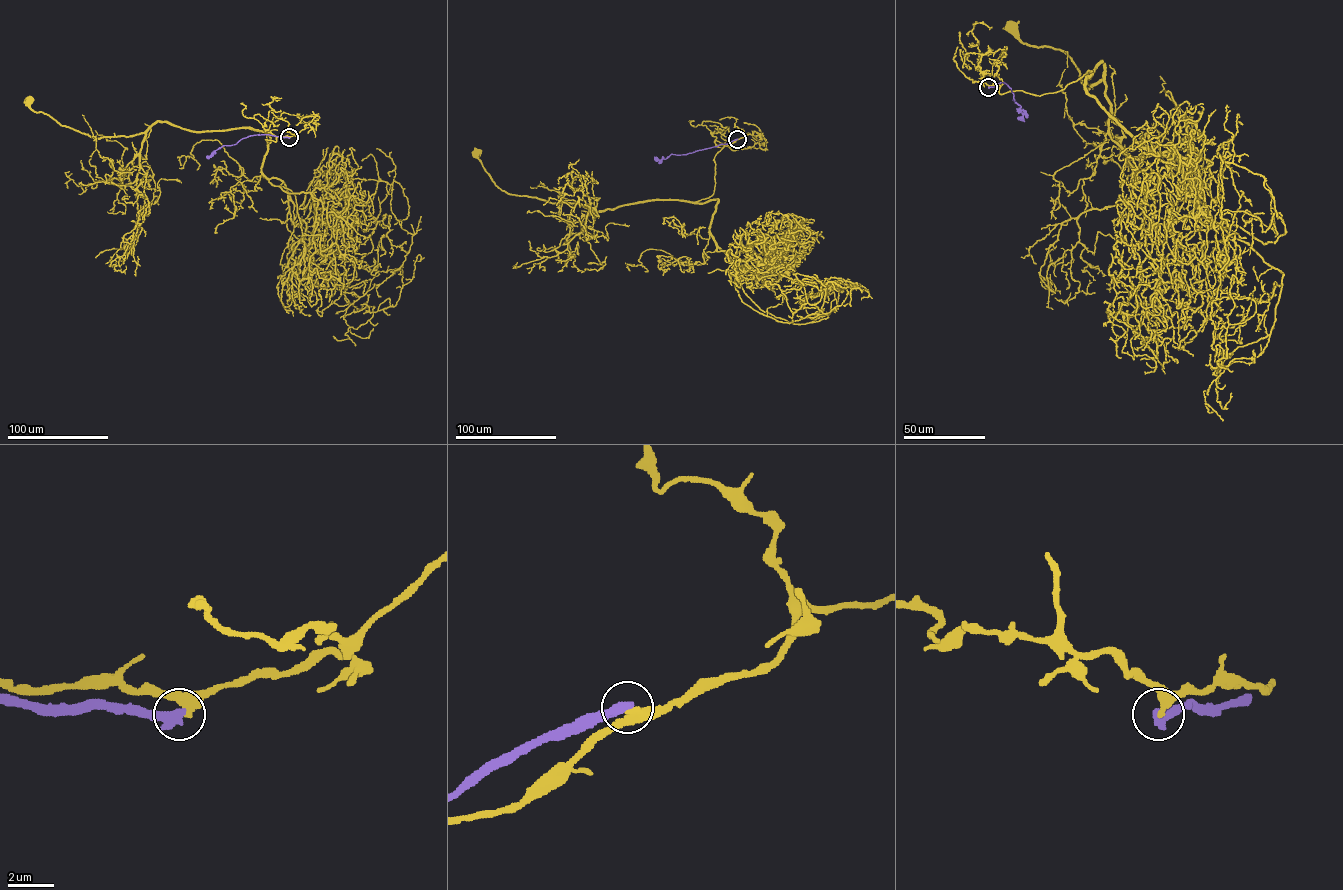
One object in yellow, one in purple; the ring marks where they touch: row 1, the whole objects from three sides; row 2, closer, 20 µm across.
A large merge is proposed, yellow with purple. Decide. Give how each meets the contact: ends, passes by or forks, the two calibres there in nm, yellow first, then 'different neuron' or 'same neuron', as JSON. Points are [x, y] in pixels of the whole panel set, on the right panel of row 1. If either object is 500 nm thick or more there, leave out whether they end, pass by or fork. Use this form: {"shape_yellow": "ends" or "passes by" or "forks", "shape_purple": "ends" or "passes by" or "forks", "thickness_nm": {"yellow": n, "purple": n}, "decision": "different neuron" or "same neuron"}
{"shape_yellow": "passes by", "shape_purple": "ends", "thickness_nm": {"yellow": 320, "purple": 480}, "decision": "different neuron"}

